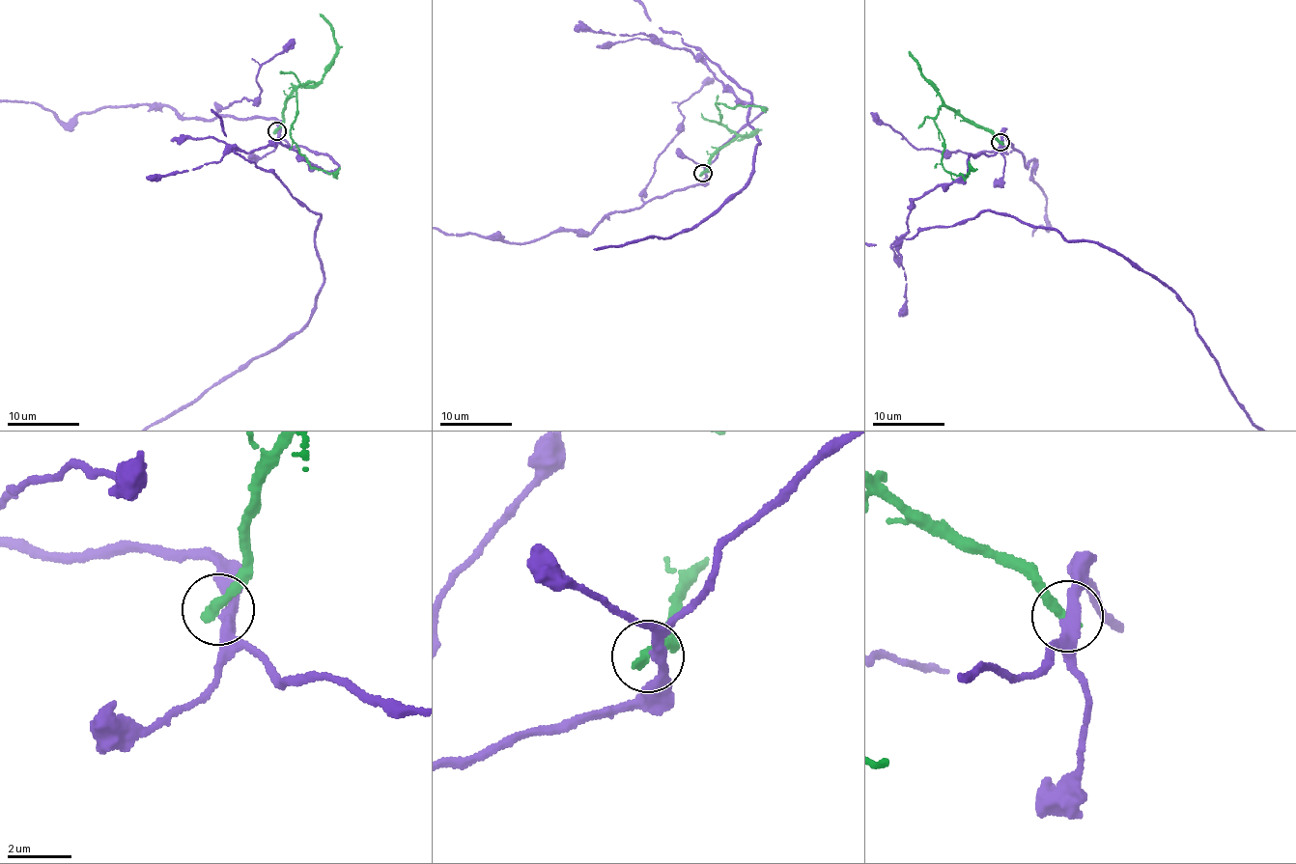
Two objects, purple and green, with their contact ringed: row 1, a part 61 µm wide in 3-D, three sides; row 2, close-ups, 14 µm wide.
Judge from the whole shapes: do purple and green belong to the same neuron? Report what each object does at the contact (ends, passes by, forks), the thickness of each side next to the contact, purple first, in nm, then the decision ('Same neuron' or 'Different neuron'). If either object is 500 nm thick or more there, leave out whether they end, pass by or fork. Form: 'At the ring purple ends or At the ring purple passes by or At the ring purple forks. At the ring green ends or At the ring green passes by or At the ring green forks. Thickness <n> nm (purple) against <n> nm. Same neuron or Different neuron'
At the ring purple passes by. At the ring green ends. Thickness 360 nm (purple) against 380 nm. Different neuron

